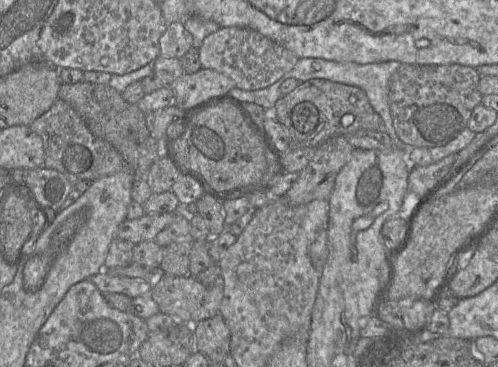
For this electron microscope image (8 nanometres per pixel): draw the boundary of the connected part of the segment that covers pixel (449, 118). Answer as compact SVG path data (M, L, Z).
M402 64L389 79L389 106L393 127L408 148L442 147L468 126L476 106L482 103L481 76L475 68L459 64Z

